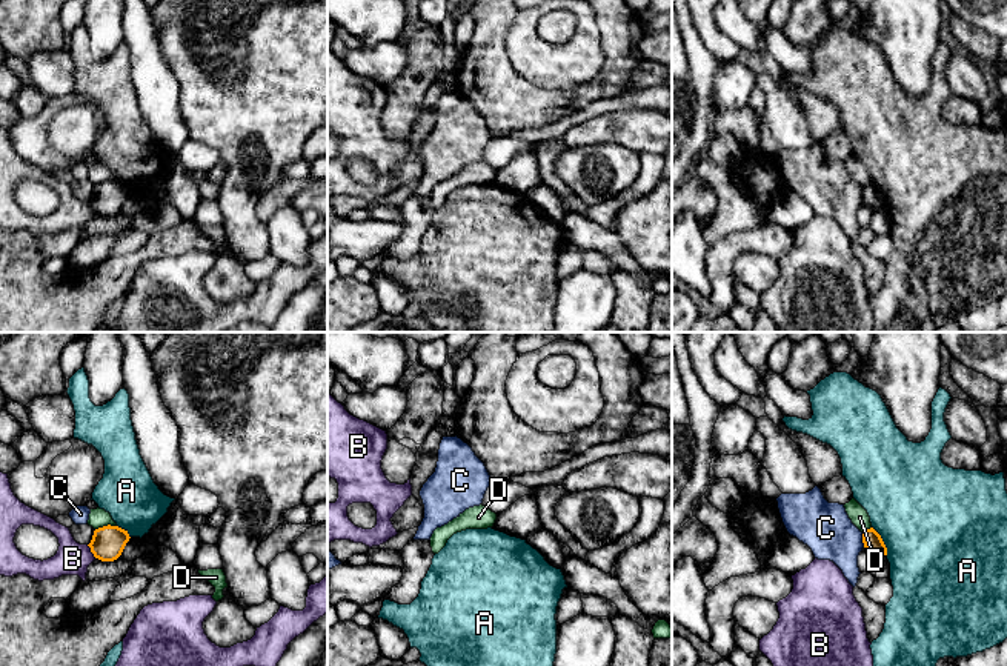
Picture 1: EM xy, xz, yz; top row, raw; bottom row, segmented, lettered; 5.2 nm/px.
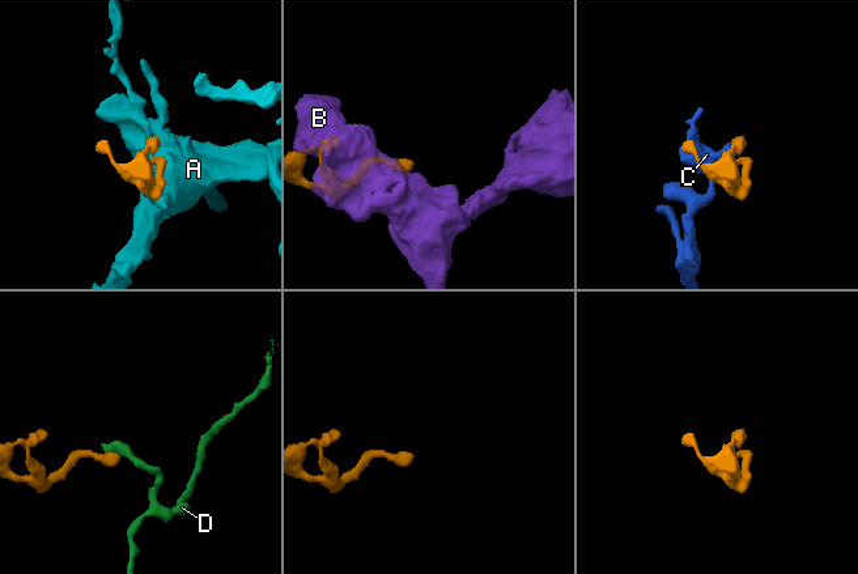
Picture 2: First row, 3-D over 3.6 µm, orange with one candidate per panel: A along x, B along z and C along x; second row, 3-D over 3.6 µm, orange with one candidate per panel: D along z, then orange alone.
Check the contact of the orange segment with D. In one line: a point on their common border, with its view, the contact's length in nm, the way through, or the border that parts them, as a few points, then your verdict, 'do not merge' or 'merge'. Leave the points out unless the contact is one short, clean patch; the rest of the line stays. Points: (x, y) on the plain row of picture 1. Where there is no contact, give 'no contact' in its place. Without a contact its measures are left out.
xy (105, 182) | 110 nm | along xy (116, 180), (103, 180), (96, 185) | do not merge

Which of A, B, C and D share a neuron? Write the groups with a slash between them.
A / B / C / D

